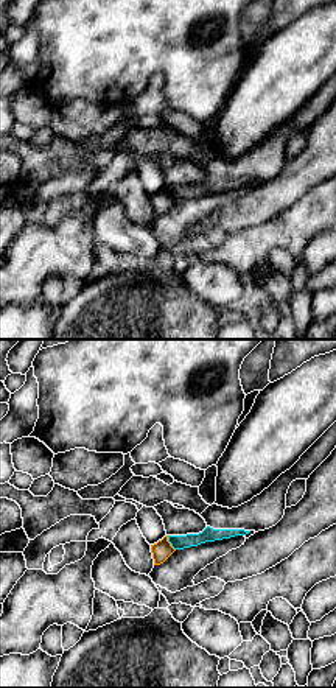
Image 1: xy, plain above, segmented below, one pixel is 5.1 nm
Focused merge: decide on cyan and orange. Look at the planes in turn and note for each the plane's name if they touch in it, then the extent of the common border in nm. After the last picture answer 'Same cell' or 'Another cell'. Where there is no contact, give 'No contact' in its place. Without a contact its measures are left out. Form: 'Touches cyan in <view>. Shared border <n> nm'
Touches cyan in xy. Shared border 90 nm

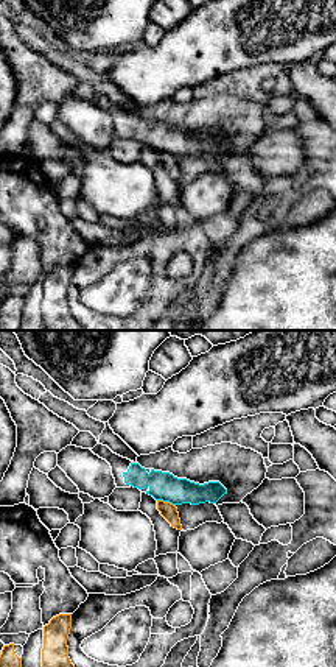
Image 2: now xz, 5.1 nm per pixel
Touches cyan in xz. Shared border 100 nm

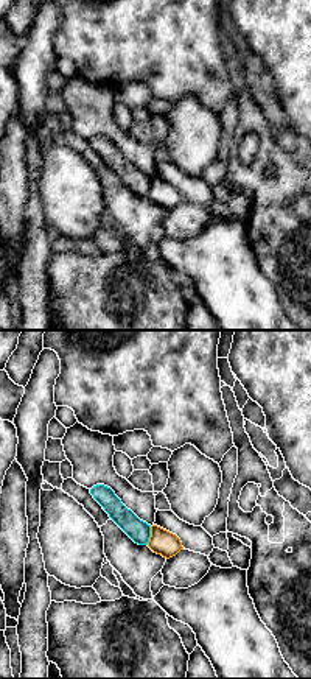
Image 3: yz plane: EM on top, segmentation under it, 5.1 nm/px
Touches cyan in yz. Shared border 100 nm

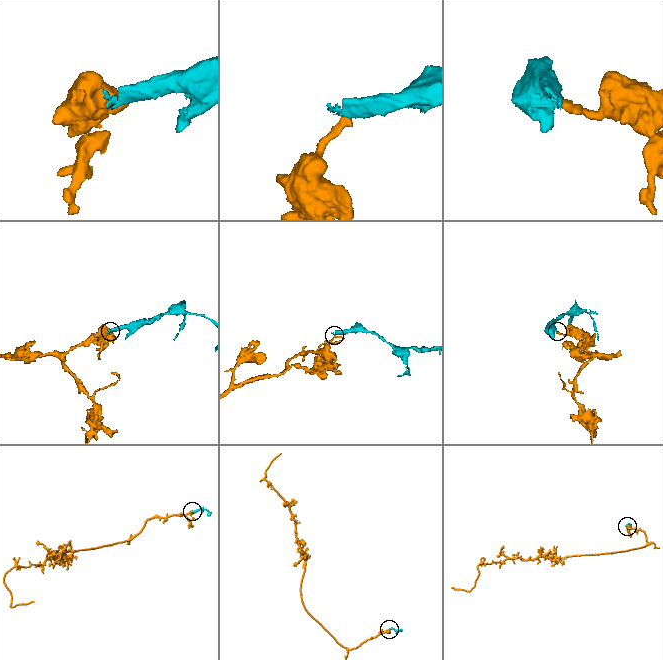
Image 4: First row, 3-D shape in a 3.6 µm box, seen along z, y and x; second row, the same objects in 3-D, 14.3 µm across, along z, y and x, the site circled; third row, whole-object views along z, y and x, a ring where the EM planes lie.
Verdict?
Another cell

